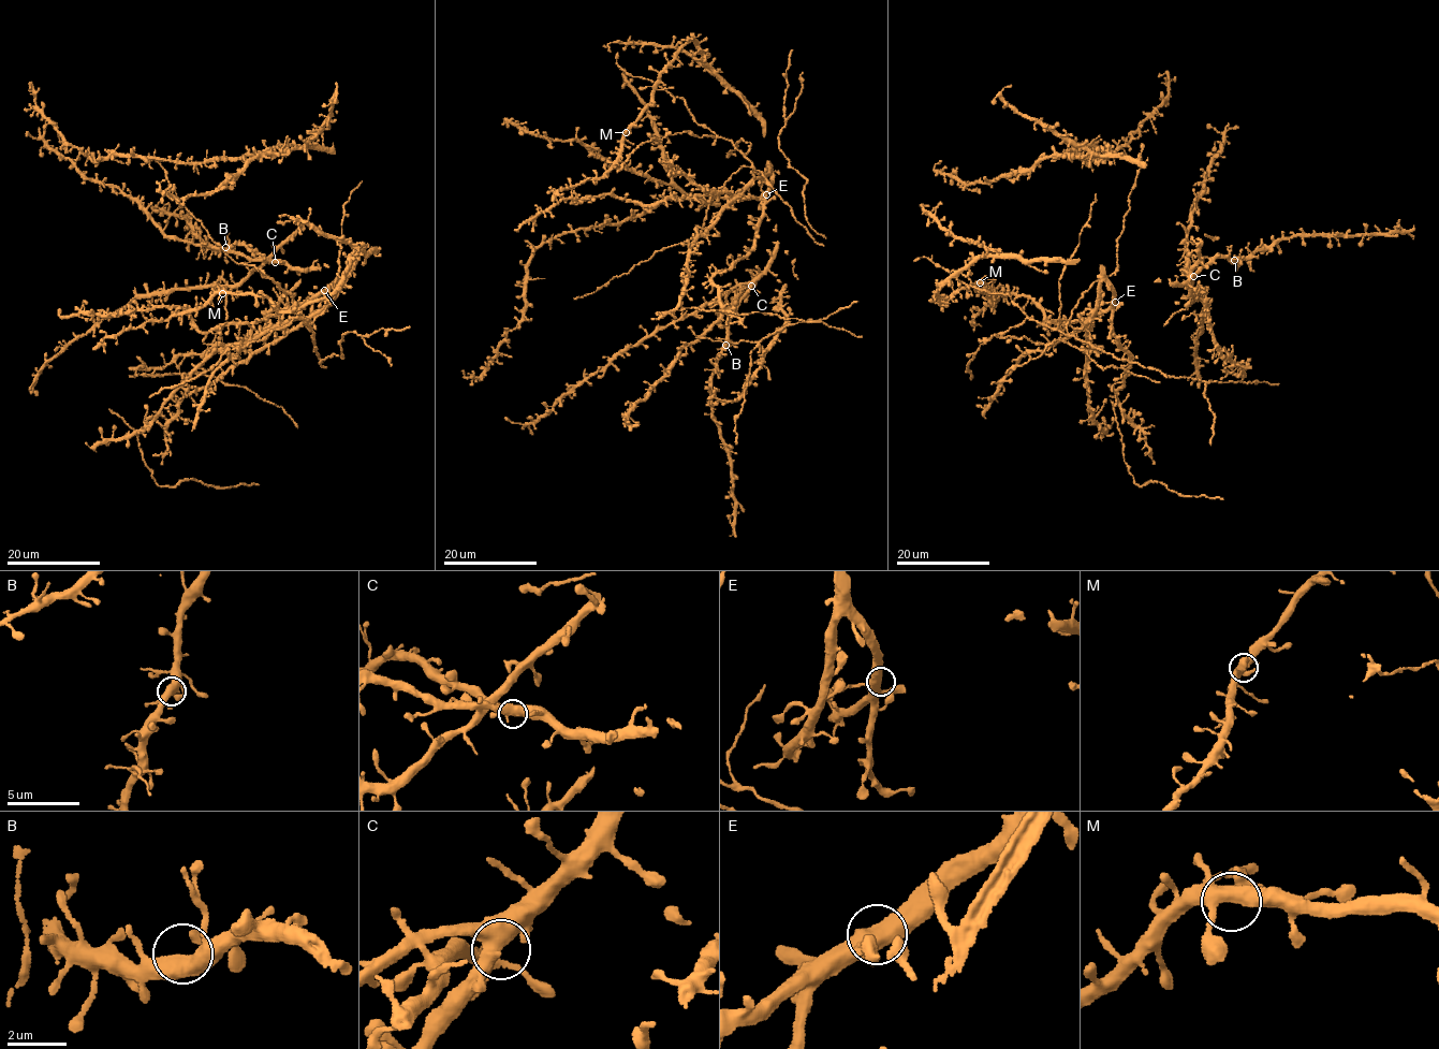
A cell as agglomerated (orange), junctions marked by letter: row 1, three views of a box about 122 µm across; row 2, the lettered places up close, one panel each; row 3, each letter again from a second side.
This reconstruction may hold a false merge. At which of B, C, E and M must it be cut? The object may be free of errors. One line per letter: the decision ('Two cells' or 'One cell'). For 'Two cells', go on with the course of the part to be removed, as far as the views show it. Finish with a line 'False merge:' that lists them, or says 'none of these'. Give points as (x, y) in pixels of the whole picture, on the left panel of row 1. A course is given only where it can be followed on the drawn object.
B: One cell
C: One cell
E: One cell
M: One cell
False merge: none of these

